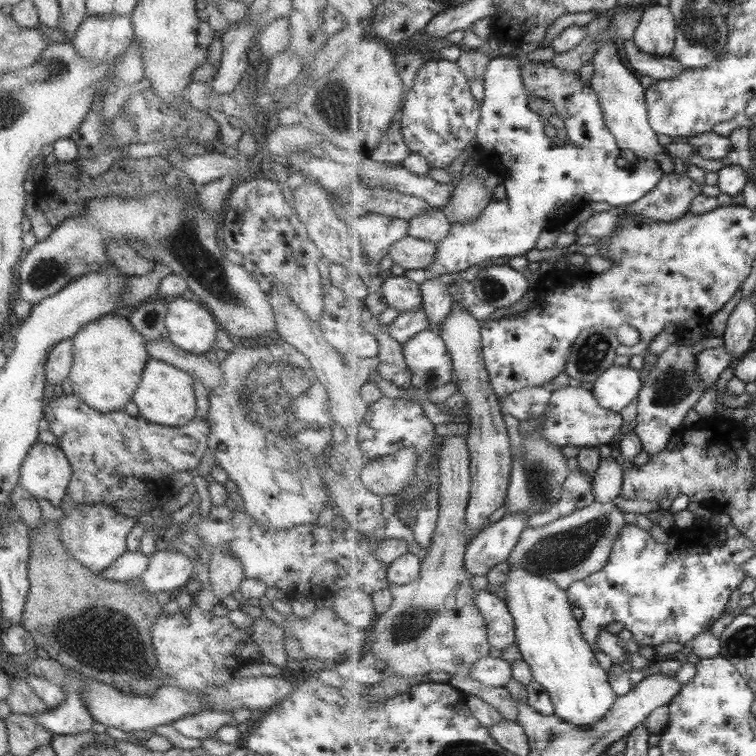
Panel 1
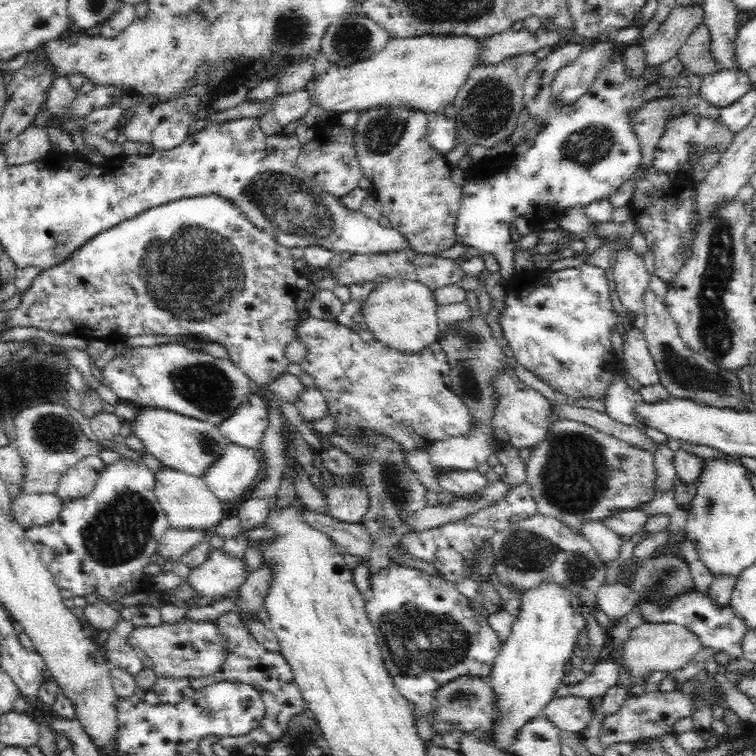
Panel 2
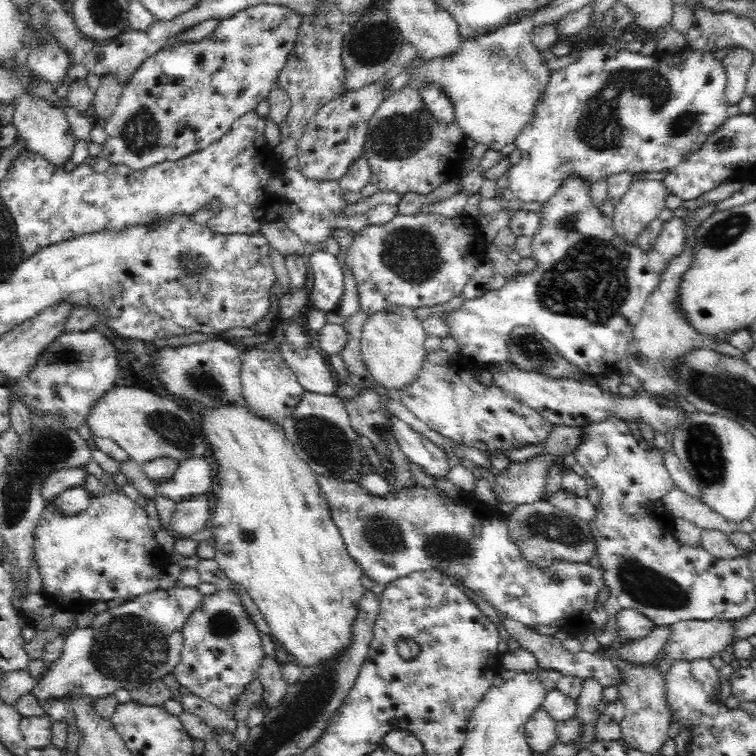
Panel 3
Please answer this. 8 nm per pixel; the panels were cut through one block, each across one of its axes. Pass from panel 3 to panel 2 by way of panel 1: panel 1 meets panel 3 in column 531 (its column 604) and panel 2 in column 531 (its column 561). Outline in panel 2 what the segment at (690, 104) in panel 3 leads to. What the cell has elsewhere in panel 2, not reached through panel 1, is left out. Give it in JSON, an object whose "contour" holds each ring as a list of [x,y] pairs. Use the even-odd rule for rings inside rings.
{"contour":[[[576,40],[565,46],[556,46],[550,56],[539,60],[536,66],[528,72],[524,82],[525,109],[534,120],[534,125],[541,124],[541,131],[535,136],[534,141],[526,146],[520,147],[518,156],[505,155],[502,161],[502,174],[486,176],[486,178],[468,177],[462,186],[461,204],[456,210],[456,242],[472,248],[475,252],[489,252],[495,254],[500,263],[499,274],[507,280],[516,276],[514,269],[515,243],[510,237],[511,223],[516,222],[518,217],[531,220],[534,225],[554,220],[559,222],[563,214],[572,207],[585,207],[592,202],[609,200],[610,197],[626,182],[634,177],[640,160],[642,160],[641,146],[636,135],[630,129],[626,110],[634,110],[642,106],[649,99],[646,97],[648,85],[655,84],[651,75],[632,77],[626,74],[623,53],[614,56],[614,62],[608,65],[594,79],[592,86],[586,94],[579,96],[571,105],[552,105],[551,84],[558,70],[568,66],[581,54],[584,45]]]}

